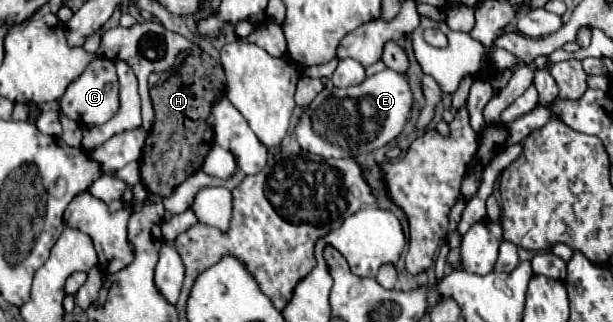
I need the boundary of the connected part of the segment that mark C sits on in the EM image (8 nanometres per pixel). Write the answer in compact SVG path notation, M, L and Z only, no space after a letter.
M96 57L88 69L84 69L84 73L80 77L76 77L76 81L72 81L72 85L68 85L66 93L60 99L60 109L64 111L66 117L74 119L76 123L84 123L84 125L102 125L106 123L110 117L116 115L120 103L118 103L118 77L116 77L116 67L114 61L108 57Z

